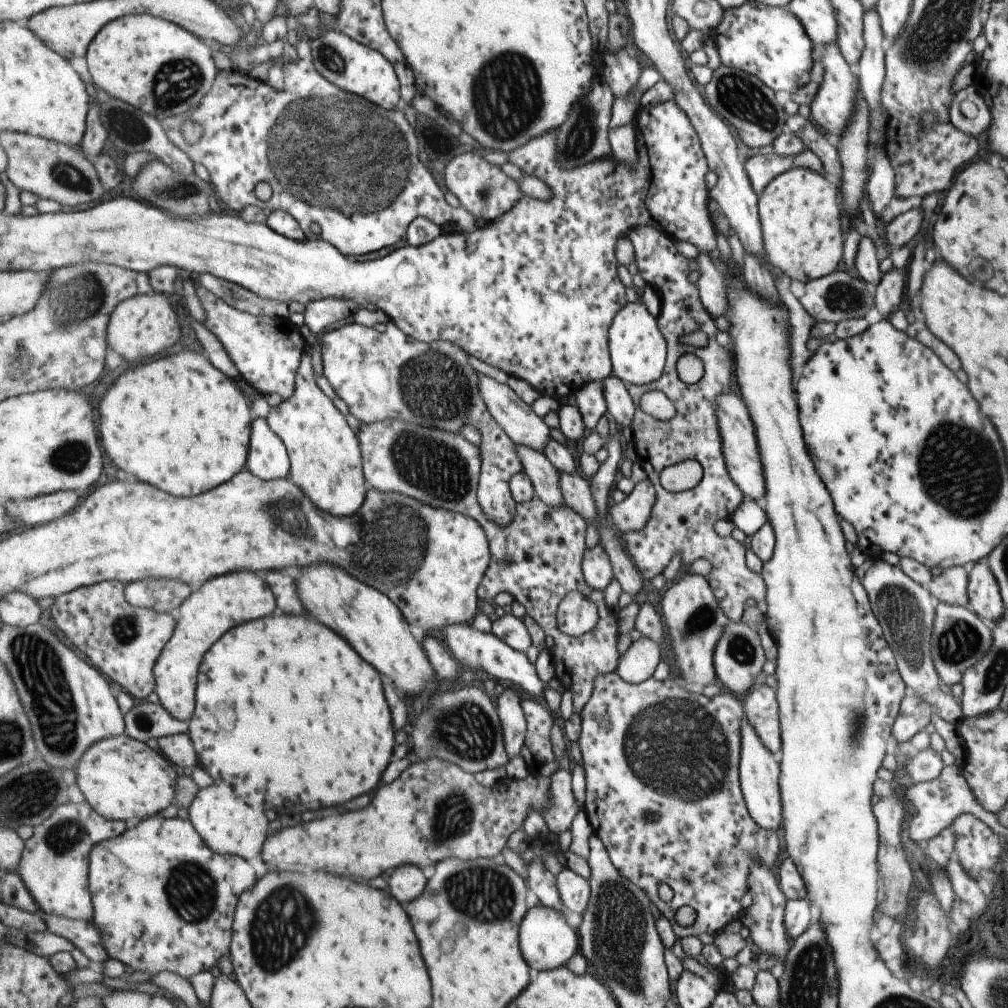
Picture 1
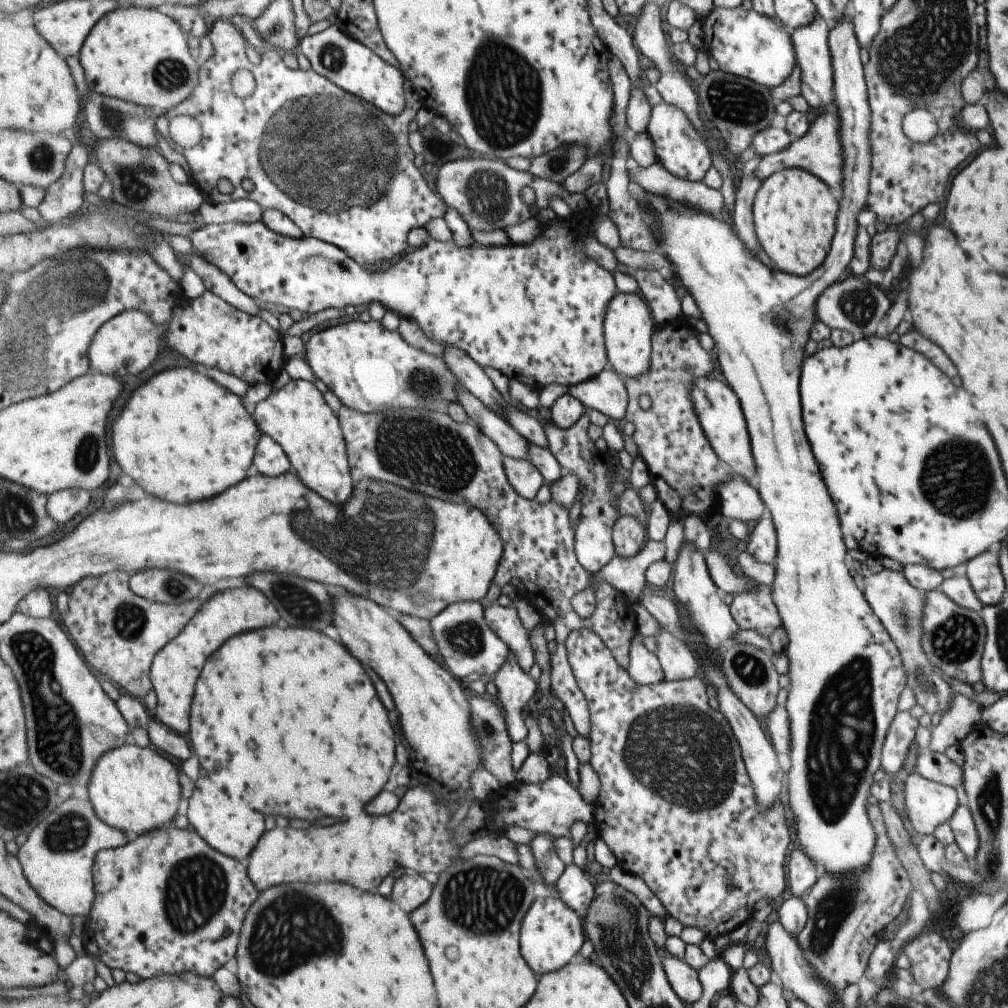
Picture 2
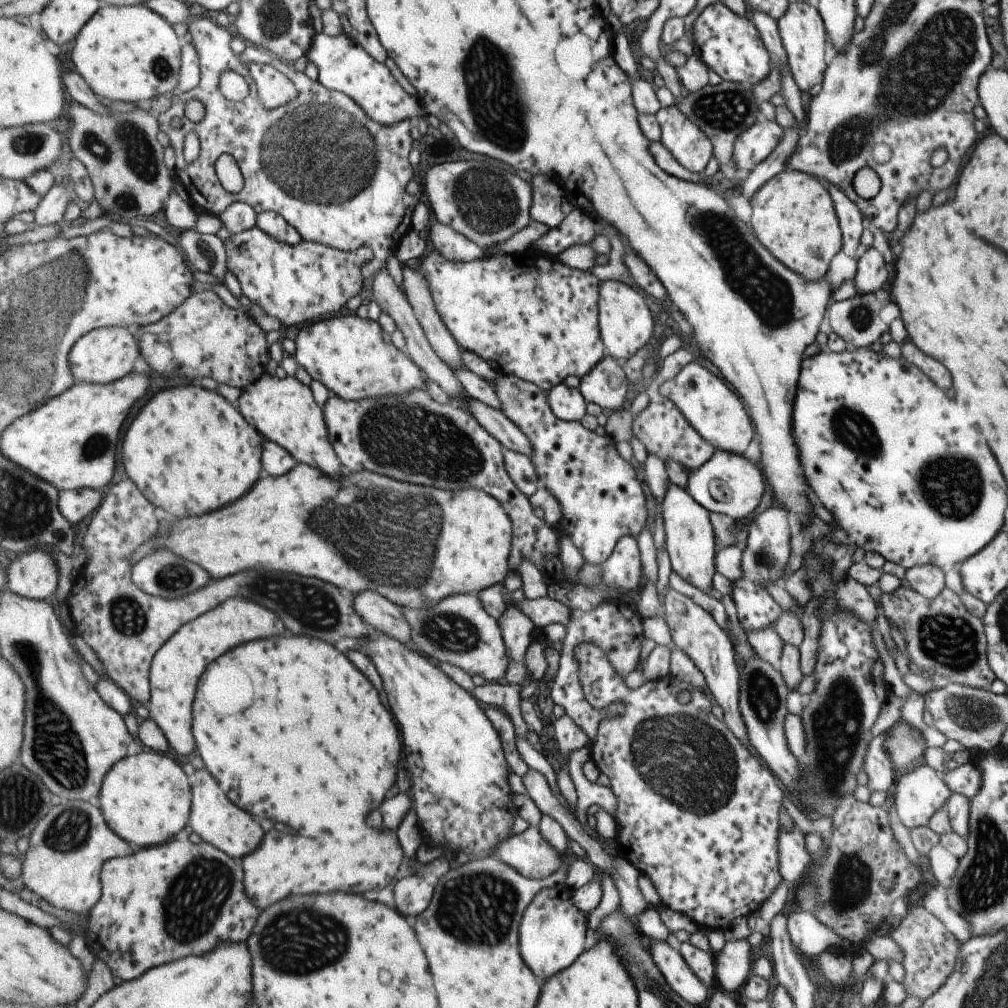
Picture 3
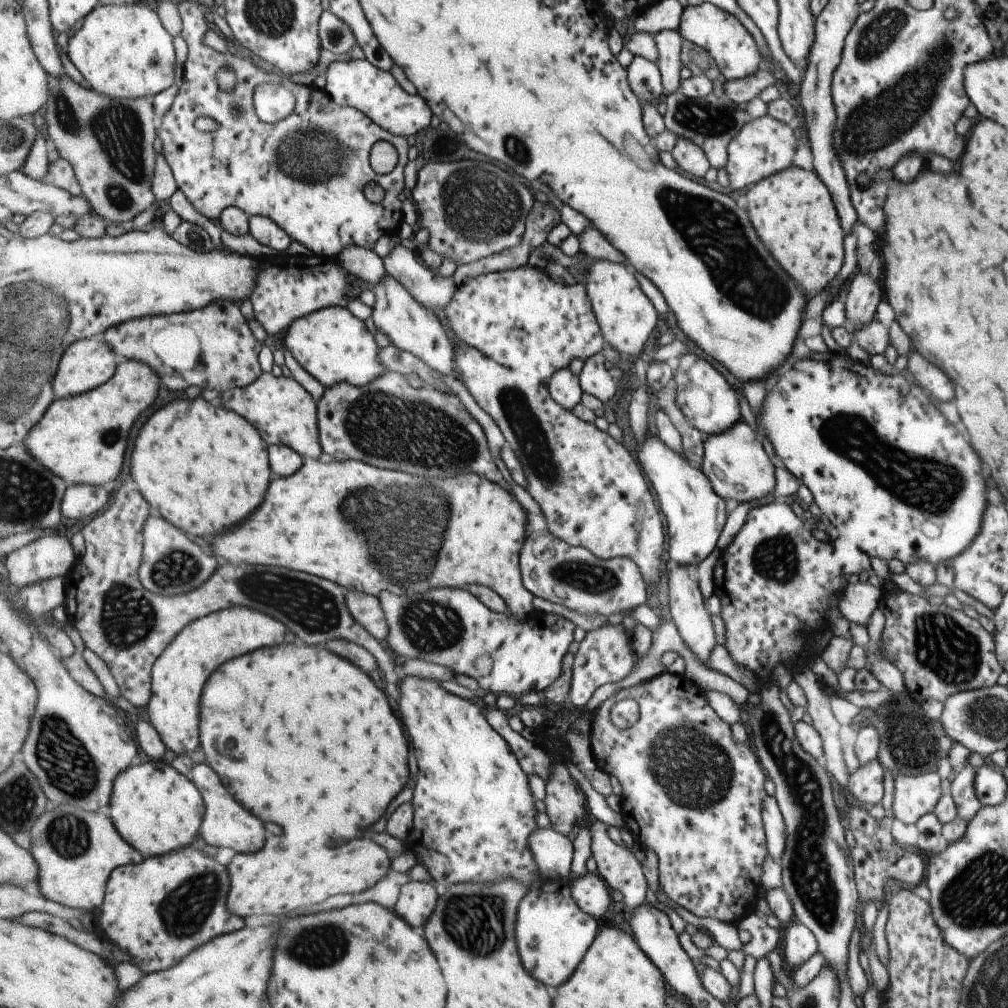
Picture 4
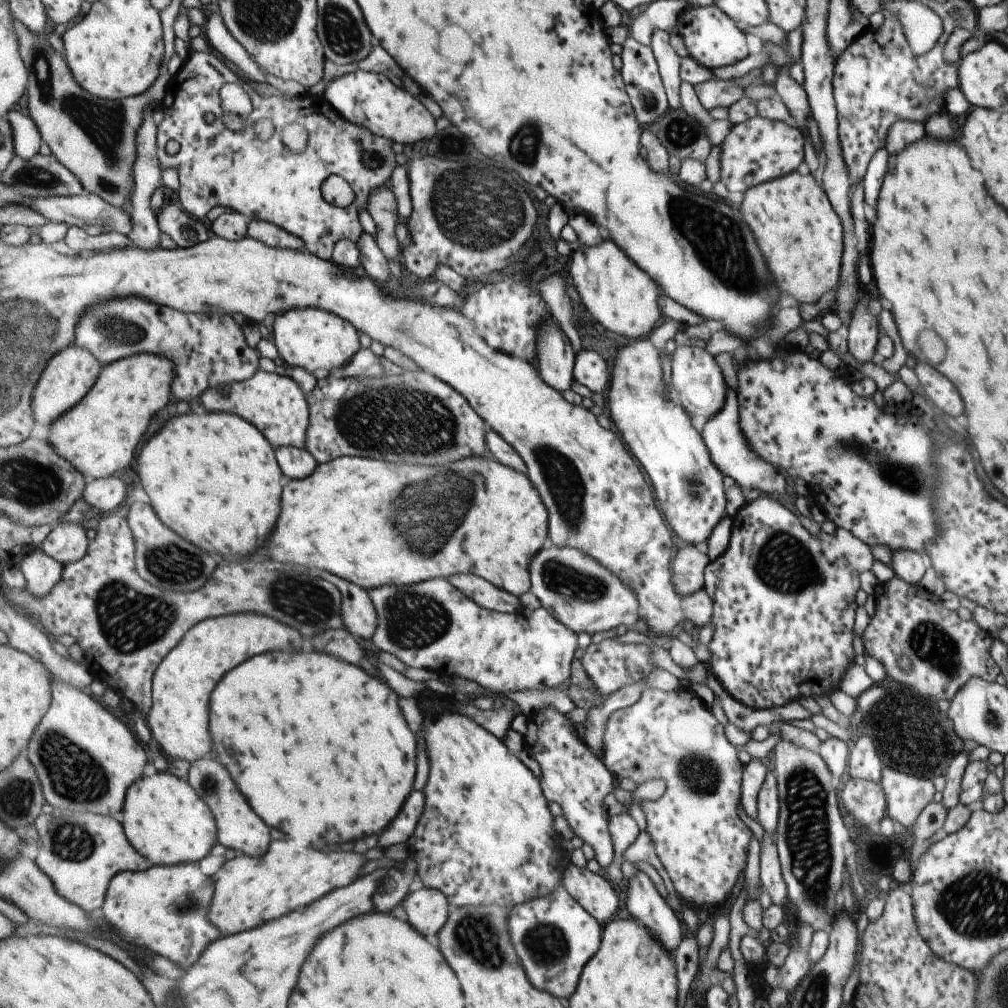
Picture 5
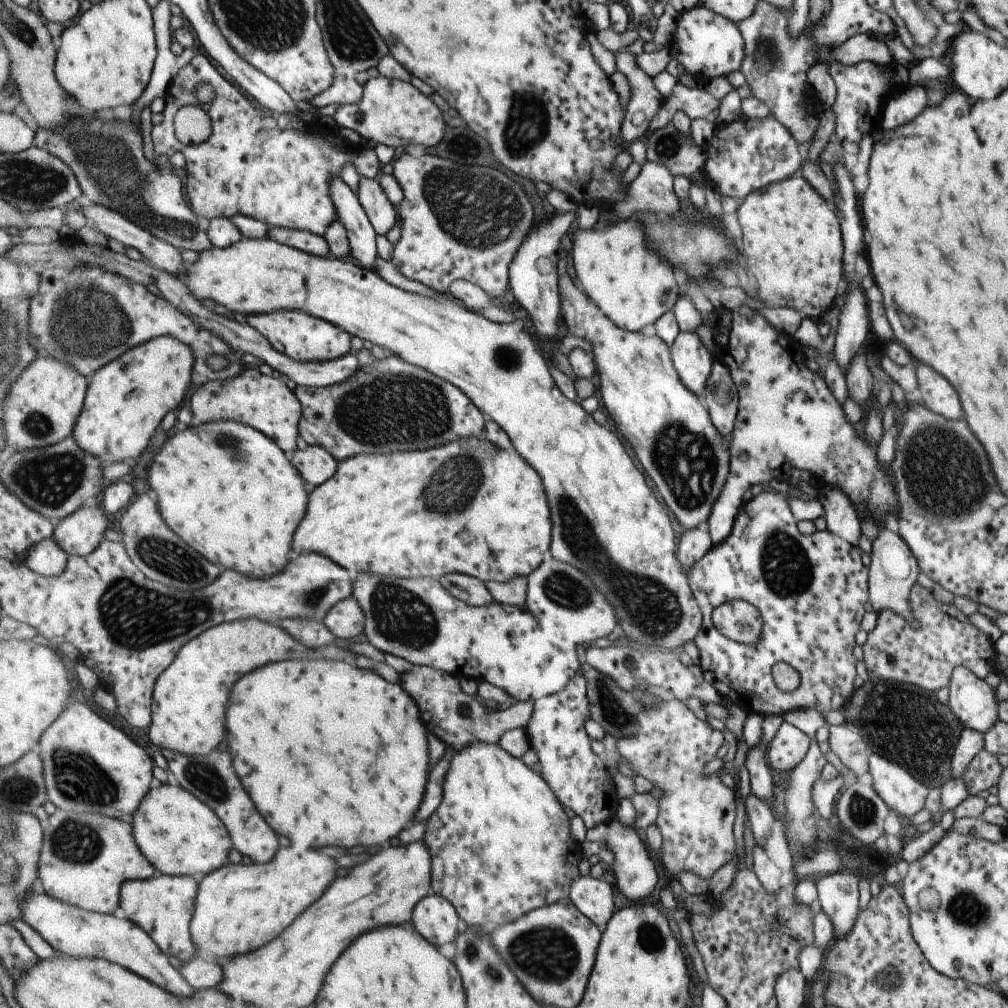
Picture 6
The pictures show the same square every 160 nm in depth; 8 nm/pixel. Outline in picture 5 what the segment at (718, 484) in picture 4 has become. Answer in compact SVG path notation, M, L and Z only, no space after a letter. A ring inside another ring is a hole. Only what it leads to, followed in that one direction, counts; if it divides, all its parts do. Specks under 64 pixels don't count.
M729 387L727 404L719 414L709 419L703 427L702 435L711 451L714 463L722 472L732 477L743 491L757 489L760 490L761 494L781 495L786 489L785 476L754 452L747 450L748 446L745 444L741 432L740 410L738 392Z

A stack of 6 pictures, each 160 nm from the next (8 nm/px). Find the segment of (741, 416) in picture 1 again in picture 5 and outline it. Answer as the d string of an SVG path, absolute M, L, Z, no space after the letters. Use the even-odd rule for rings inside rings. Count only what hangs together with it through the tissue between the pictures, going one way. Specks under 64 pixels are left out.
M678 346L671 360L671 388L677 400L689 411L693 418L711 419L727 404L728 386L721 366L707 350L697 346Z

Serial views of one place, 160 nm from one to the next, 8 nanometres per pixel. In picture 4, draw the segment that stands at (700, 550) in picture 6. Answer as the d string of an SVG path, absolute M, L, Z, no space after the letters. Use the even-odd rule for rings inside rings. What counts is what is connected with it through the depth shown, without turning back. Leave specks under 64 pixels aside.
M675 564L671 567L668 578L670 610L669 618L677 625L679 636L691 647L691 650L703 661L711 656L717 640L711 624L711 612L707 611L705 598L701 594L701 588L695 578L694 569L691 566Z

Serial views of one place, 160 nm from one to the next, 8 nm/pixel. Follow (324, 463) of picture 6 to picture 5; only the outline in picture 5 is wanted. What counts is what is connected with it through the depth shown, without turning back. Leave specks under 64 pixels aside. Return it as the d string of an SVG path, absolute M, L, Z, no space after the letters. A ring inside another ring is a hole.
M281 447L276 449L276 455L282 471L292 480L311 476L320 465L316 457L307 448Z

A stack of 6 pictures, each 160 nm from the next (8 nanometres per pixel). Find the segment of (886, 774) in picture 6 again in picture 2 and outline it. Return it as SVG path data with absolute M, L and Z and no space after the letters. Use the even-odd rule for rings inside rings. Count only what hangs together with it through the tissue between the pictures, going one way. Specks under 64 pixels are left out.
M911 773L903 782L905 814L916 836L931 835L933 829L946 823L958 805L955 789Z

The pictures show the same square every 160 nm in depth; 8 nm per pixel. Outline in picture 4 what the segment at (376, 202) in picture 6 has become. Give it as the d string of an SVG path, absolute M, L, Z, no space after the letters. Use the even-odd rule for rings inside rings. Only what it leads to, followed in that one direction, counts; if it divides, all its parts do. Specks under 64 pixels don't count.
M395 245L383 259L389 275L394 276L428 310L443 308L453 300L458 291L453 277L441 278L427 265L421 264L412 250Z

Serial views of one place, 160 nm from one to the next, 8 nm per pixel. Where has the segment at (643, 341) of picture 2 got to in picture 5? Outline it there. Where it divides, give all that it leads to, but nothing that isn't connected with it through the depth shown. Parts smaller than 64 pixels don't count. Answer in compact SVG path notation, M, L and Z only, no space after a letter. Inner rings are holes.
M602 240L593 246L578 245L571 260L572 282L589 314L606 330L627 338L641 338L657 326L663 316L659 304L663 290L647 272L637 268L637 264L613 240Z

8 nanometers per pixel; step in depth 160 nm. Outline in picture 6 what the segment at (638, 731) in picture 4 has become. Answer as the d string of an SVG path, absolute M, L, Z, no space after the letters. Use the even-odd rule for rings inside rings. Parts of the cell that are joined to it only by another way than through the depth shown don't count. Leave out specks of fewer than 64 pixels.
M677 698L656 703L656 706L649 711L643 709L638 714L638 719L640 720L640 732L619 739L618 747L627 762L631 764L631 770L635 774L648 779L656 788L664 792L660 799L660 813L656 822L664 838L663 866L676 878L685 872L693 872L693 876L708 880L737 852L735 832L733 832L735 818L737 818L735 792L733 788L725 786L723 780L719 778L725 769L712 773L708 778L703 776L705 764L722 755L722 747L726 744L725 734L711 728L707 721L699 720L691 709Z

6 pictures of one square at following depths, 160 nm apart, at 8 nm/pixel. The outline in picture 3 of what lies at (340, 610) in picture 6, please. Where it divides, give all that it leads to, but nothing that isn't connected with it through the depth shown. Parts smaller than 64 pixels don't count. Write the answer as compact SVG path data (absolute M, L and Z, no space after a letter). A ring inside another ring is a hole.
M369 589L354 596L356 611L361 618L381 635L411 645L412 628L394 602L379 592Z

